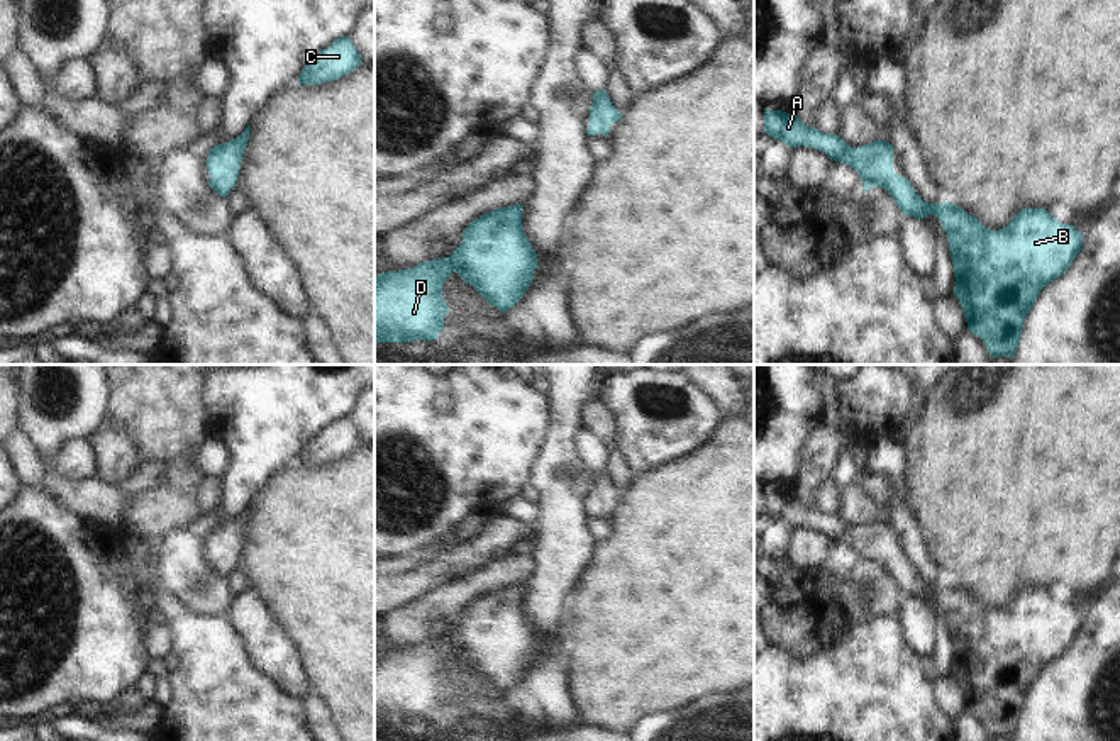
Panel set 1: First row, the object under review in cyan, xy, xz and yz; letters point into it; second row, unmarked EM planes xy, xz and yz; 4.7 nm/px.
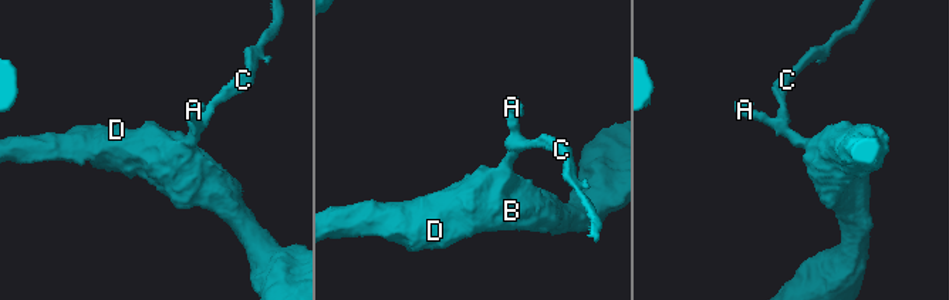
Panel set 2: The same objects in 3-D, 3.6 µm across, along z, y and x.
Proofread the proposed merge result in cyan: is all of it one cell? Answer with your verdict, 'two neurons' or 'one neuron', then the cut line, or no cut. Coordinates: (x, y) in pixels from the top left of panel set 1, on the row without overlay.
one neuron; no cut

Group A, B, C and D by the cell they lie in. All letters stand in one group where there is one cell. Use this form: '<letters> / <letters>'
A B C D

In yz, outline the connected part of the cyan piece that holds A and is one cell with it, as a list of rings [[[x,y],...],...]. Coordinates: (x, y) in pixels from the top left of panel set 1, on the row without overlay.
[[[768,488],[764,512],[790,527],[813,527],[832,541],[852,546],[864,571],[884,568],[903,595],[939,597],[954,644],[954,675],[968,709],[983,719],[991,738],[1015,736],[1039,671],[1066,653],[1083,626],[1083,614],[1074,605],[1061,604],[1045,588],[1025,587],[1006,607],[991,610],[954,583],[923,582],[912,563],[893,551],[890,522],[851,527],[837,514],[805,505],[796,493]]]

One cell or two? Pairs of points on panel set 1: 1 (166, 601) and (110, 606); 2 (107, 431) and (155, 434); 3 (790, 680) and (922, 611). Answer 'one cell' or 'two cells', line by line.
1: two cells
2: two cells
3: two cells

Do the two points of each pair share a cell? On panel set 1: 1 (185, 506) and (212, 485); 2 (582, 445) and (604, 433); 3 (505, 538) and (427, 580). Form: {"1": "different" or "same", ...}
{"1": "different", "2": "different", "3": "same"}

